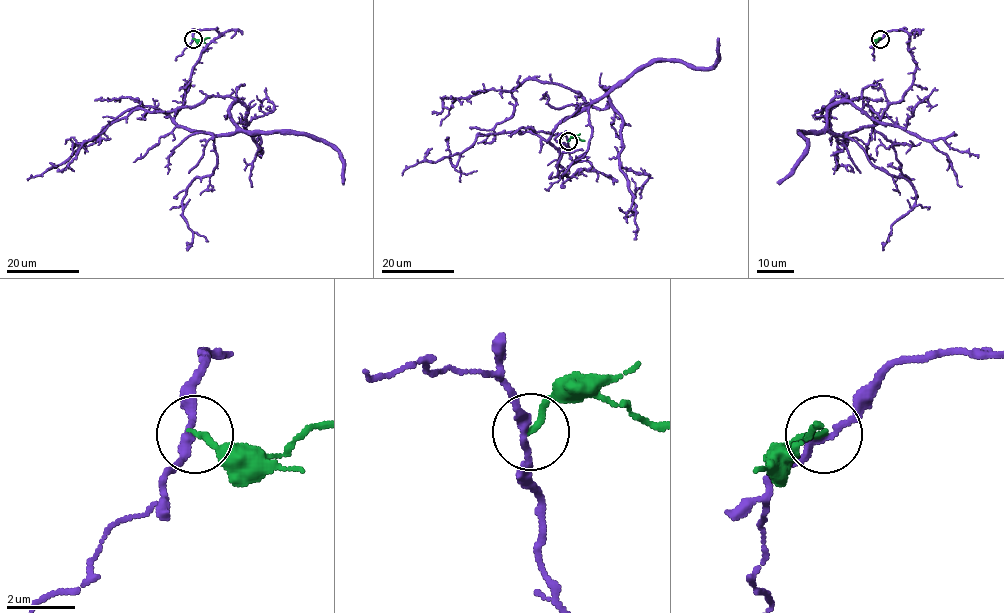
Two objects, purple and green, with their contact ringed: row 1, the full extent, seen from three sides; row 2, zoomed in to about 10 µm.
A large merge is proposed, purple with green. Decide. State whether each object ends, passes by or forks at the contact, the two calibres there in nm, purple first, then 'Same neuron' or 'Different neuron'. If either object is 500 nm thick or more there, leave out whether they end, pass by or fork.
At the ring purple passes by. At the ring green ends. Thickness 240 nm (purple) against 180 nm. Different neuron

